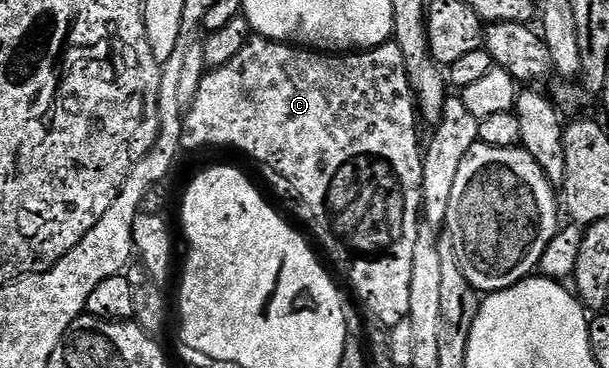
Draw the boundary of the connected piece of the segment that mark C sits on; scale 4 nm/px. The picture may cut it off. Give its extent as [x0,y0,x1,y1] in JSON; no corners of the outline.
[182,37,423,329]

